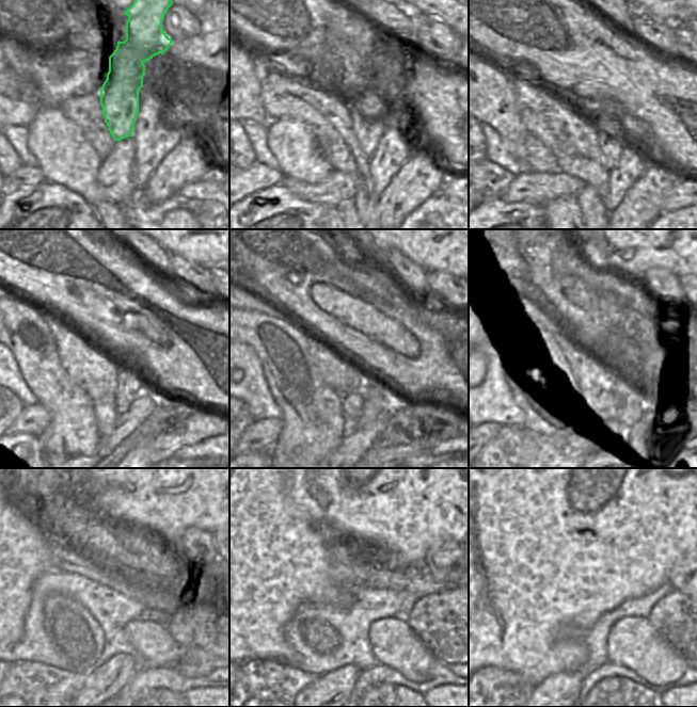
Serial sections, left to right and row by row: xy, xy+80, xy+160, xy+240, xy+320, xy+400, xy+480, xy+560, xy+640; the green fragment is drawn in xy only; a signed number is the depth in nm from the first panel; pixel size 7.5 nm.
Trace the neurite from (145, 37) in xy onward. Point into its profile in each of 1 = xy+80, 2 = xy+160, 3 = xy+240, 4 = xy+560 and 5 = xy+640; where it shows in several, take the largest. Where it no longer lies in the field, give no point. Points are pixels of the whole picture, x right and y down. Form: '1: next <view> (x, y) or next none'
1: next xy+80 (368, 126)
2: next xy+160 (611, 144)
3: next xy+240 (130, 385)
4: next xy+560 (337, 685)
5: next xy+640 (563, 685)

